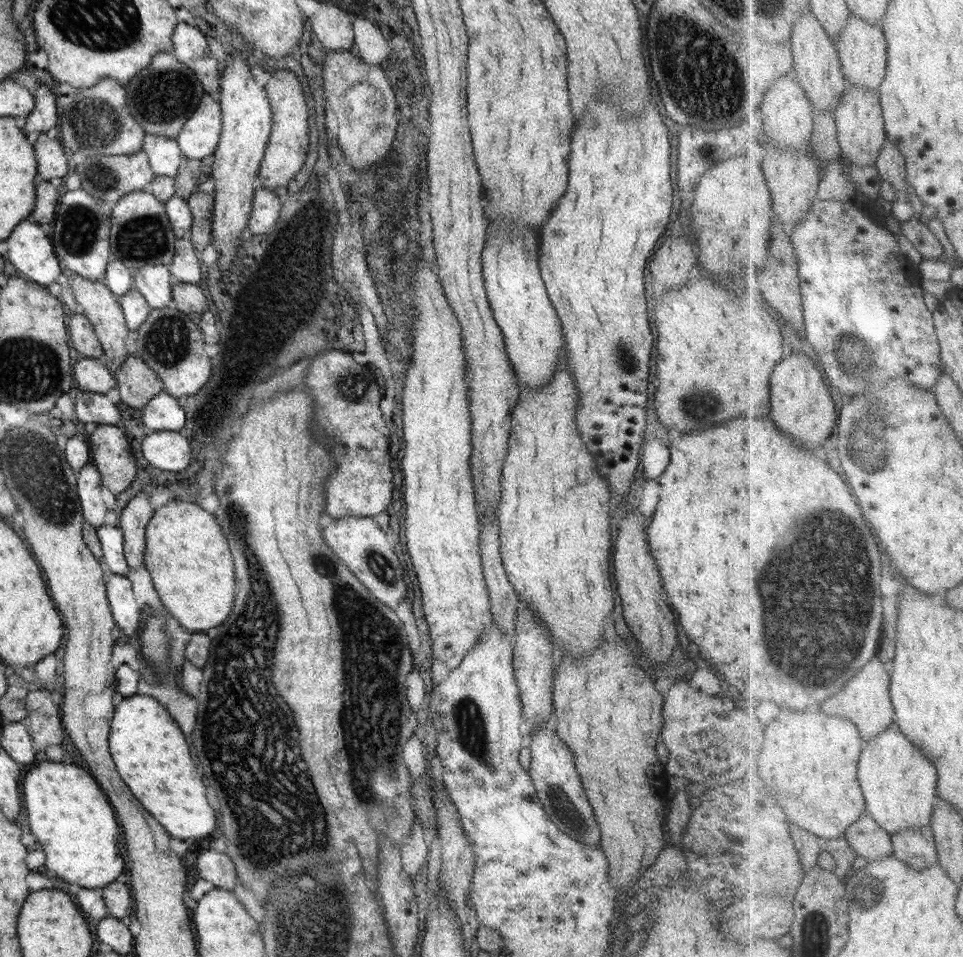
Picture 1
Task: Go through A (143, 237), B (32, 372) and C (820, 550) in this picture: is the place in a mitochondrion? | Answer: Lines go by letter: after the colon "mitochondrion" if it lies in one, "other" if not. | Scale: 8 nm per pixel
A: mitochondrion
B: mitochondrion
C: mitochondrion

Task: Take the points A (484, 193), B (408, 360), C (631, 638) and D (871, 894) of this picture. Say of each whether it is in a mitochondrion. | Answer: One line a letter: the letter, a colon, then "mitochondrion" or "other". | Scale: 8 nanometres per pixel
A: other
B: other
C: other
D: mitochondrion

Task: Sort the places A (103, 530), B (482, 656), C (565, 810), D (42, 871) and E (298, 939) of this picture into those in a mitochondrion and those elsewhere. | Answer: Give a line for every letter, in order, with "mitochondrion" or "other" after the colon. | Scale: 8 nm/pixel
A: other
B: other
C: mitochondrion
D: other
E: mitochondrion

